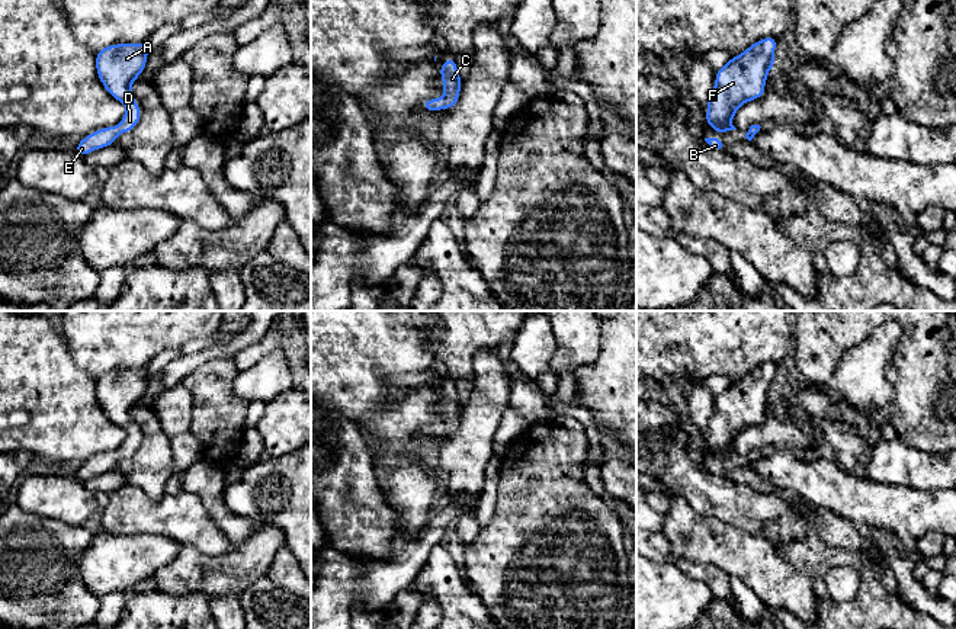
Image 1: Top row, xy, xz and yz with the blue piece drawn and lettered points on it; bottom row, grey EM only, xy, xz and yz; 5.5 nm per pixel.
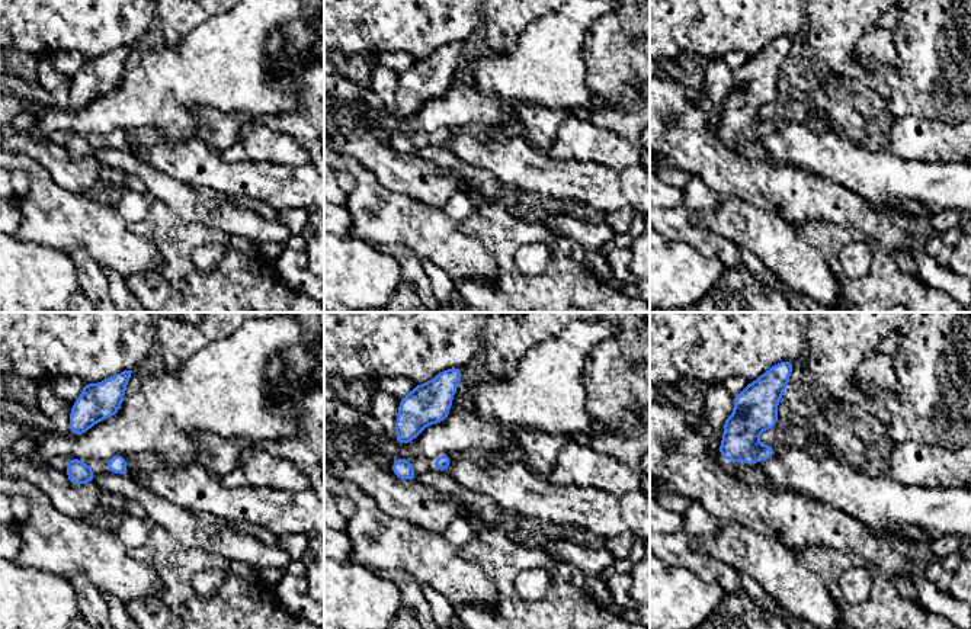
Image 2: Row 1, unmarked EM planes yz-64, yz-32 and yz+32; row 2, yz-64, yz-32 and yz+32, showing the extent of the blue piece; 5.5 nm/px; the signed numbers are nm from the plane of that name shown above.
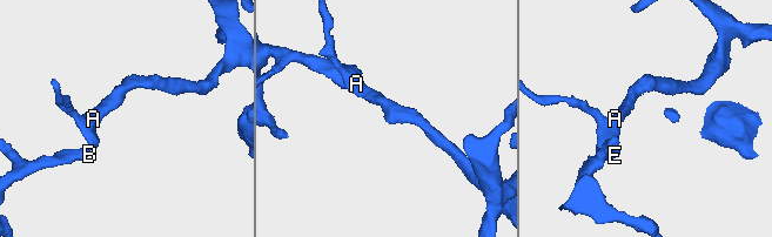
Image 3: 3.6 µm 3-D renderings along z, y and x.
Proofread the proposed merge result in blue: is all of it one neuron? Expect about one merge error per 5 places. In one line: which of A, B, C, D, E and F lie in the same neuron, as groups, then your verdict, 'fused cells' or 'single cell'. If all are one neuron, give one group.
A B C D E F; single cell

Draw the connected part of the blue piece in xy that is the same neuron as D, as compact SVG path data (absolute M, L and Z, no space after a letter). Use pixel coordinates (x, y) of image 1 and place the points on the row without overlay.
M115 369L97 376L96 397L110 421L126 431L126 440L115 452L106 452L84 462L74 474L81 482L116 468L119 459L132 456L141 443L141 436L131 418L131 410L147 391L148 370Z

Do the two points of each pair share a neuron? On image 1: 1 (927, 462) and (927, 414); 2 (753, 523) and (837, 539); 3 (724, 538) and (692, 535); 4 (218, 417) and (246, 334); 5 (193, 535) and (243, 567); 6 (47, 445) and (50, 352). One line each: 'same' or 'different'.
1: different
2: same
3: same
4: different
5: different
6: same

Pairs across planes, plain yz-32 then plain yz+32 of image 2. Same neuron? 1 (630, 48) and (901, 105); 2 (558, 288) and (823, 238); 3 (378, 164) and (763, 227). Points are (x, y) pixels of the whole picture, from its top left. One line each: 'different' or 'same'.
1: same
2: same
3: different

